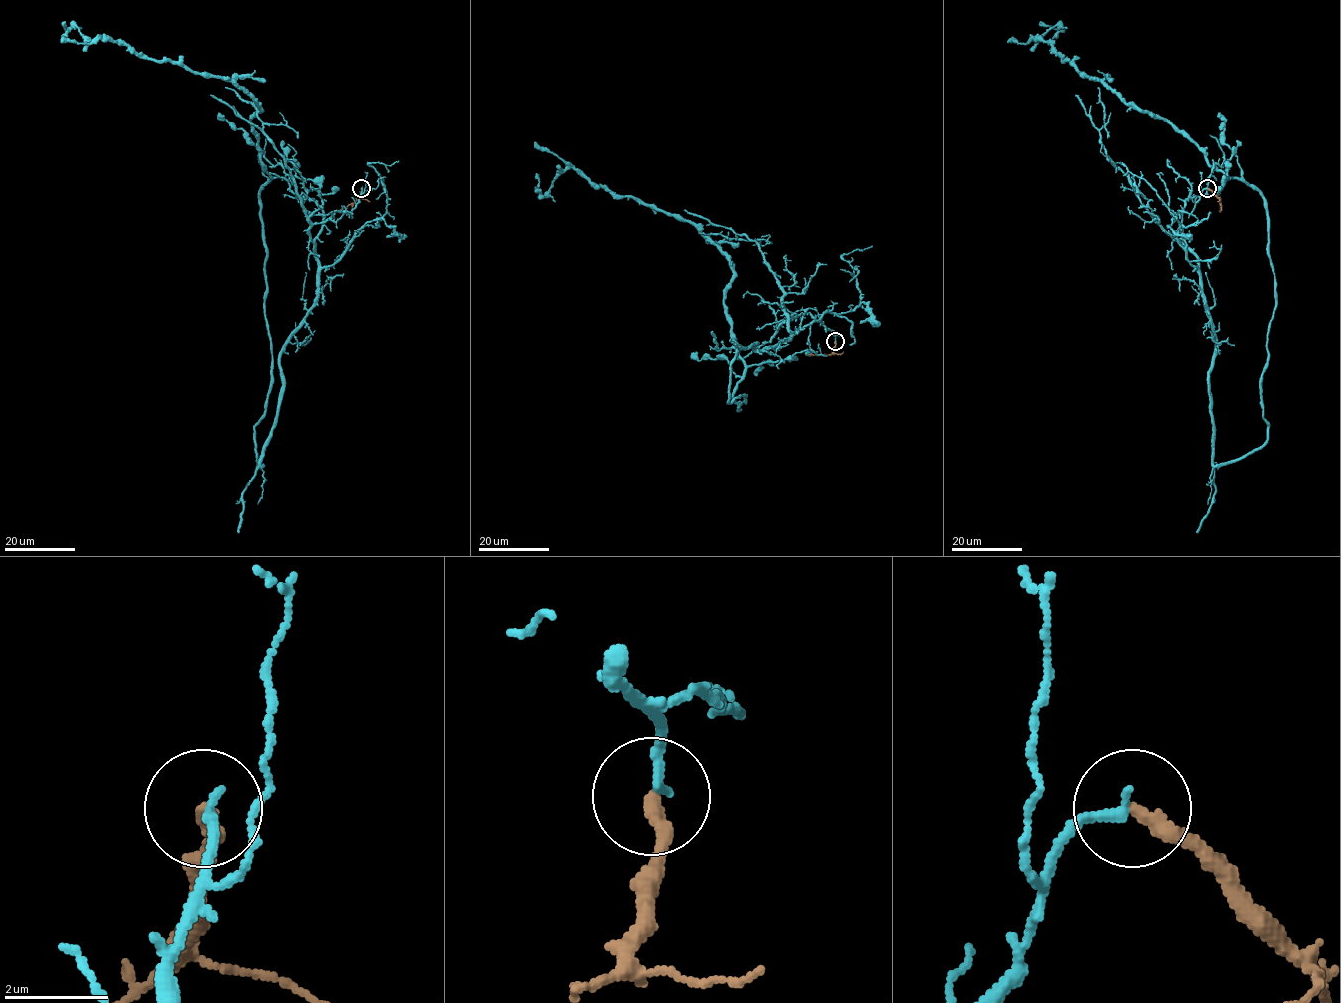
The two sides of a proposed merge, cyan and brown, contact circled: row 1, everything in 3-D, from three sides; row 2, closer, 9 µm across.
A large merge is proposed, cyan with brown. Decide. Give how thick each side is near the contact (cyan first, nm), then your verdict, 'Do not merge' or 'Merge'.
Thickness 200 nm (cyan) against 300 nm. Merge

